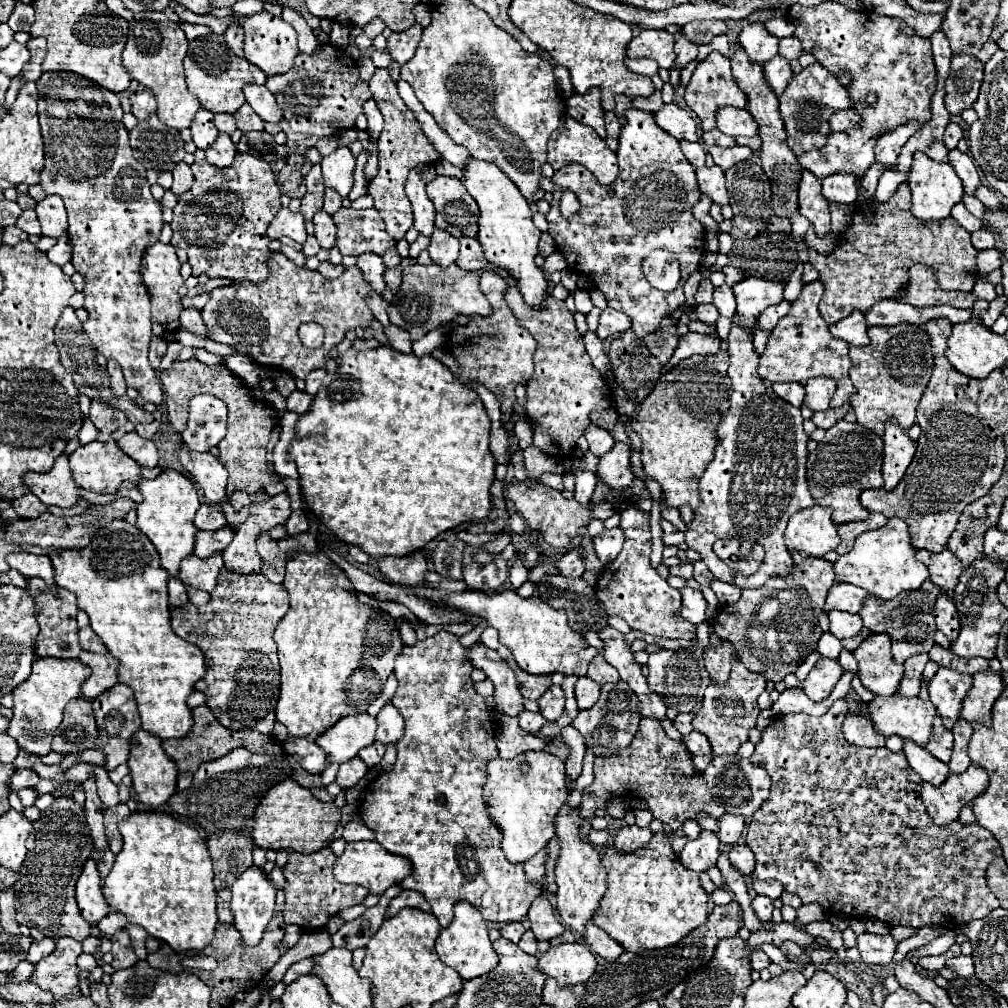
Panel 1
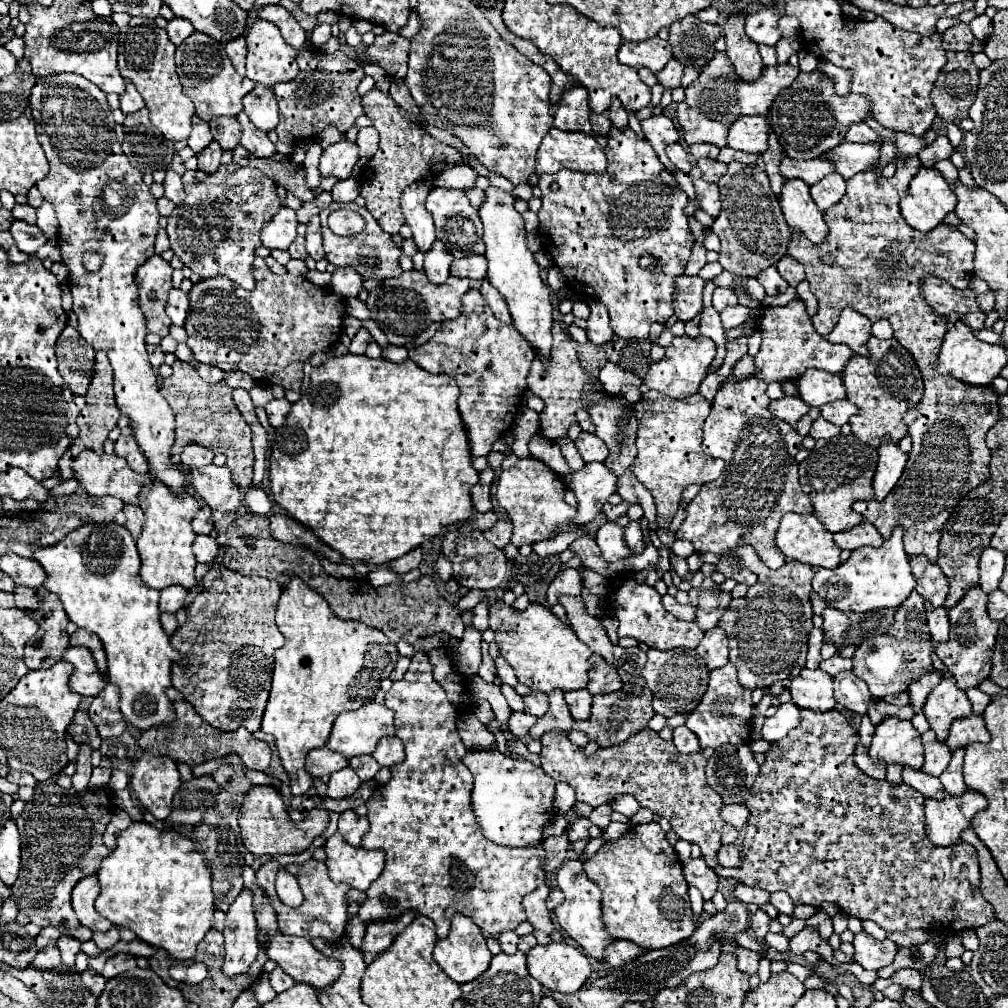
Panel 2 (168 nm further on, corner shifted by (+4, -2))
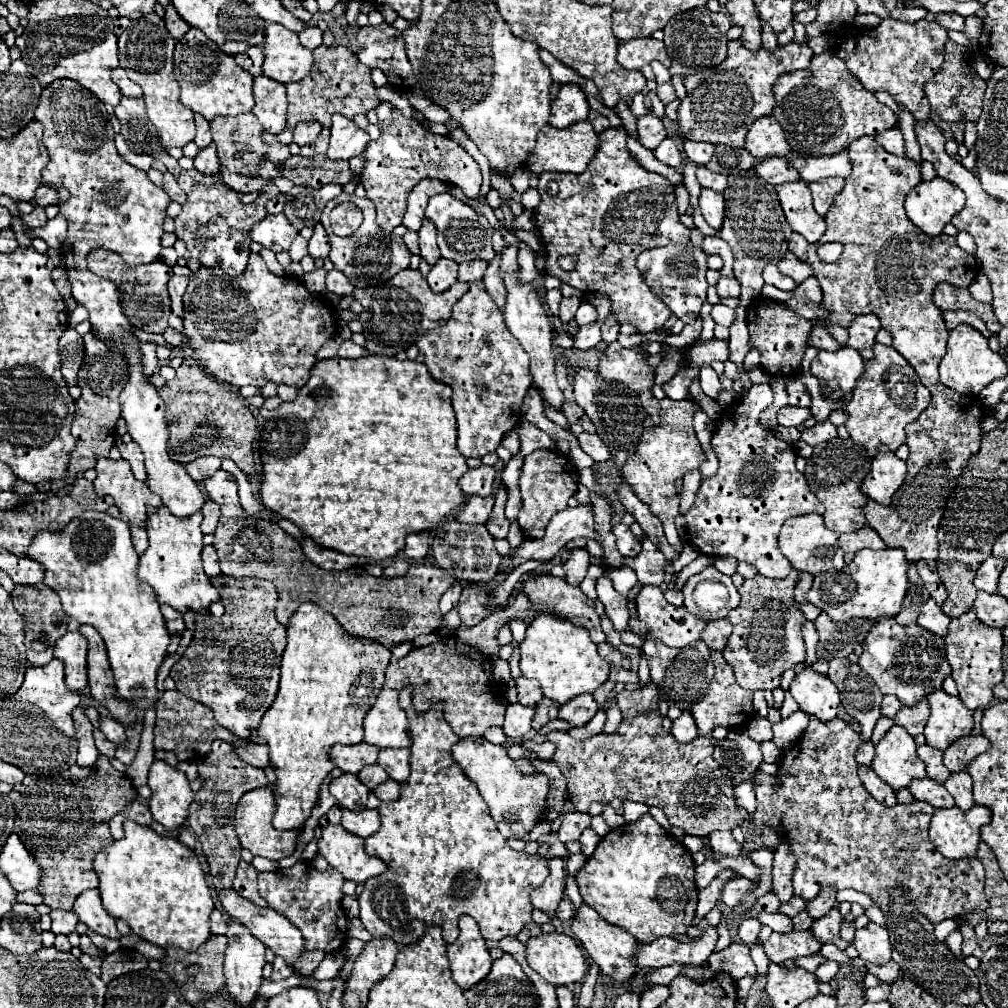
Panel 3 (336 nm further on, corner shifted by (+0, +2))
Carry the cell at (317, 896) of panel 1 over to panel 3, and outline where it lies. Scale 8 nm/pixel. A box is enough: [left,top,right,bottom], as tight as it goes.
[259,862,347,952]

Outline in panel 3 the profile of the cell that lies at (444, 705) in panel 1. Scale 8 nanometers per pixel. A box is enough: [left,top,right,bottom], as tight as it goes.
[359,688,569,946]

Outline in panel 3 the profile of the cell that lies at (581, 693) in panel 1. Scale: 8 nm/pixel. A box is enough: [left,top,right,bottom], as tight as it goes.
[559,694,599,728]

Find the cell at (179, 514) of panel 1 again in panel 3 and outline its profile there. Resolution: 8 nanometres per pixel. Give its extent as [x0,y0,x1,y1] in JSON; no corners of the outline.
[139,506,219,614]

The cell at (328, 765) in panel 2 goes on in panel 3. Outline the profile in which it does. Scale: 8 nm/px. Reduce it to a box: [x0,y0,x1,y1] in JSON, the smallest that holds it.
[331,742,381,774]

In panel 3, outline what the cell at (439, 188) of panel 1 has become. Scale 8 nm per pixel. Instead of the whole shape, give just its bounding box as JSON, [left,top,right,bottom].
[425,194,495,262]

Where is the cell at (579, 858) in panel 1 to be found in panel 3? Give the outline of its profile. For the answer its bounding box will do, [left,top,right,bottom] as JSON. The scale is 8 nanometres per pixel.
[571,904,639,982]

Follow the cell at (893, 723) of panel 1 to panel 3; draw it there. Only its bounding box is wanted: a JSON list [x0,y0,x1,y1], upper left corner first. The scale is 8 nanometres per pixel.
[873,726,925,792]

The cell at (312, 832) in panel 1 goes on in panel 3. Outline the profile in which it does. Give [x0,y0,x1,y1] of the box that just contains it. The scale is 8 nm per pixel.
[233,788,299,860]

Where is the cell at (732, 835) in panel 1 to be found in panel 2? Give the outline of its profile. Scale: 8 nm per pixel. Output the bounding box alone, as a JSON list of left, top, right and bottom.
[721,804,749,830]

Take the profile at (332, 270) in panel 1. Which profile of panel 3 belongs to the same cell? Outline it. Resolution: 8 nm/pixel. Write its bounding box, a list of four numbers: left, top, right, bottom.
[303,270,325,294]

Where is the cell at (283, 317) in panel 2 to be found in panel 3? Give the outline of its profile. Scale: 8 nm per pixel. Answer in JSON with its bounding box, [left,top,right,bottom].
[183,254,337,388]

